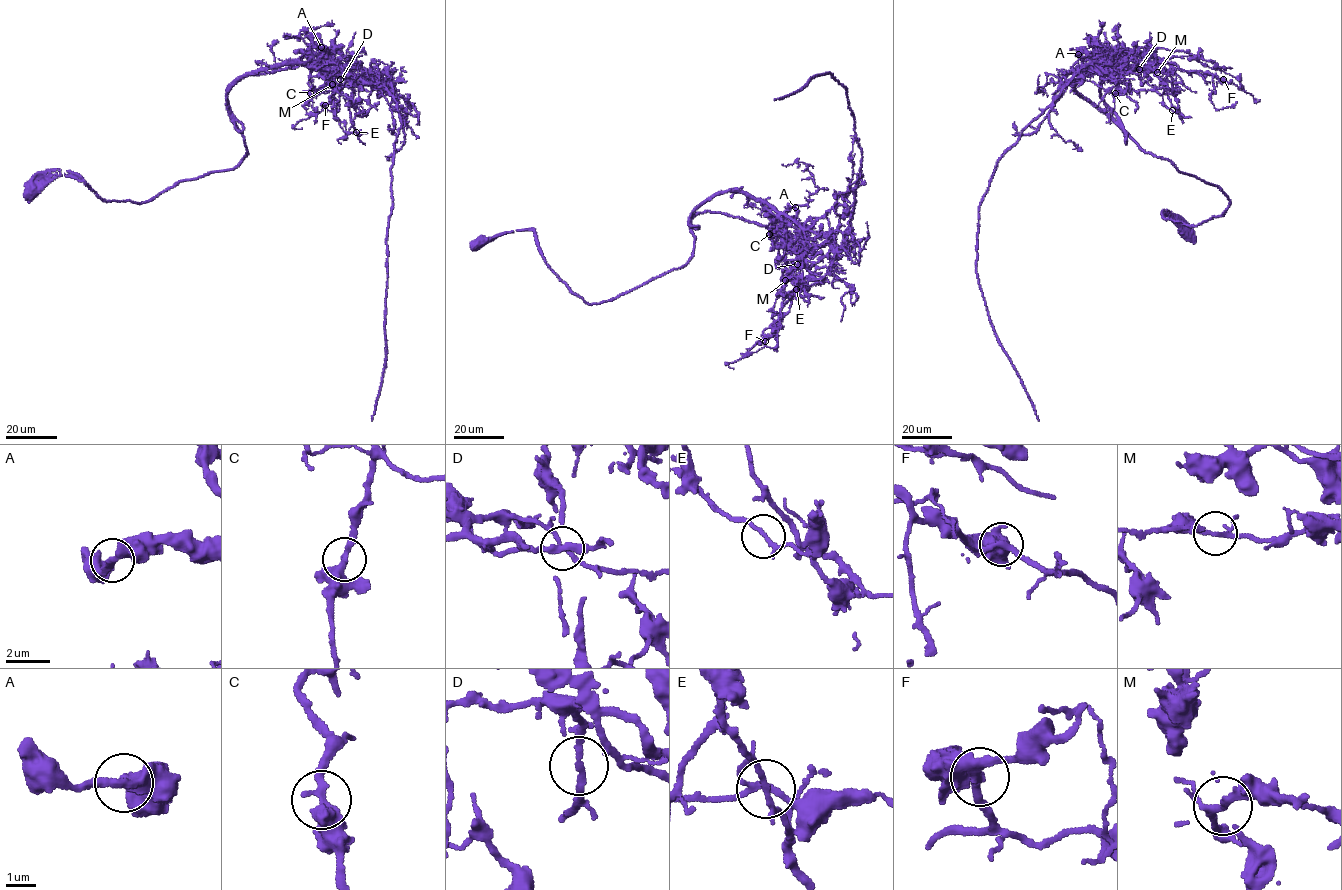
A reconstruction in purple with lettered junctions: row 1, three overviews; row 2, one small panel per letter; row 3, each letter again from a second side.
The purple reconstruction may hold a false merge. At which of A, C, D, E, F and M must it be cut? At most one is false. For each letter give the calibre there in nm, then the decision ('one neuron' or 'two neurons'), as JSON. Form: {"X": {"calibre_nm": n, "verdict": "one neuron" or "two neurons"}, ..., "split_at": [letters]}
{"A": {"calibre_nm": 320, "verdict": "one neuron"}, "C": {"calibre_nm": 360, "verdict": "one neuron"}, "D": {"calibre_nm": 200, "verdict": "one neuron"}, "E": {"calibre_nm": 170, "verdict": "two neurons"}, "F": {"calibre_nm": 360, "verdict": "one neuron"}, "M": {"calibre_nm": 170, "verdict": "one neuron"}, "split_at": ["E"]}

